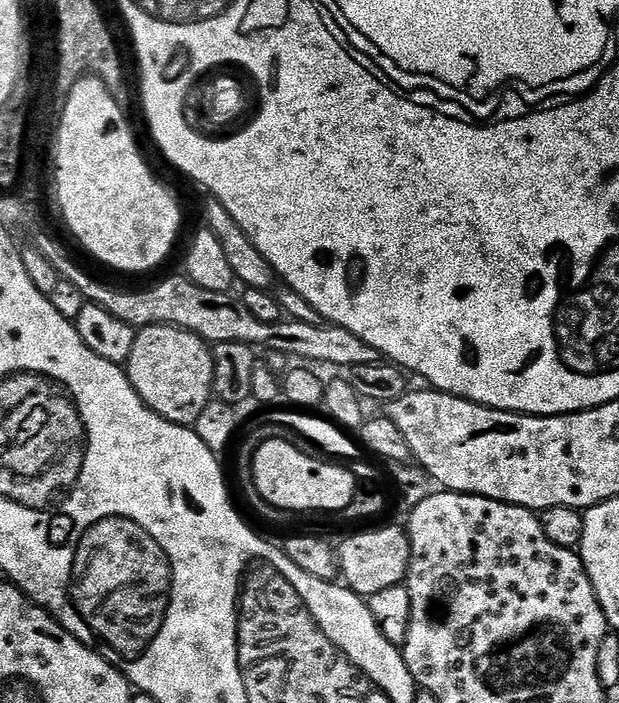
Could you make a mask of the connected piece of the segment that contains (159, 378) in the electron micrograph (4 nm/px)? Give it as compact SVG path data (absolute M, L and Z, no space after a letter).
M168 324L141 328L134 338L134 350L126 365L128 381L150 410L175 424L195 425L213 399L214 362L212 348L202 338Z

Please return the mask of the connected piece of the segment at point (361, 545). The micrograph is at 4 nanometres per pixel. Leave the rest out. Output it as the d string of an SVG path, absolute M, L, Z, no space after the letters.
M372 528L369 532L356 532L345 538L336 548L336 563L341 581L359 596L369 597L390 586L404 584L412 557L412 544L408 533L400 528Z

